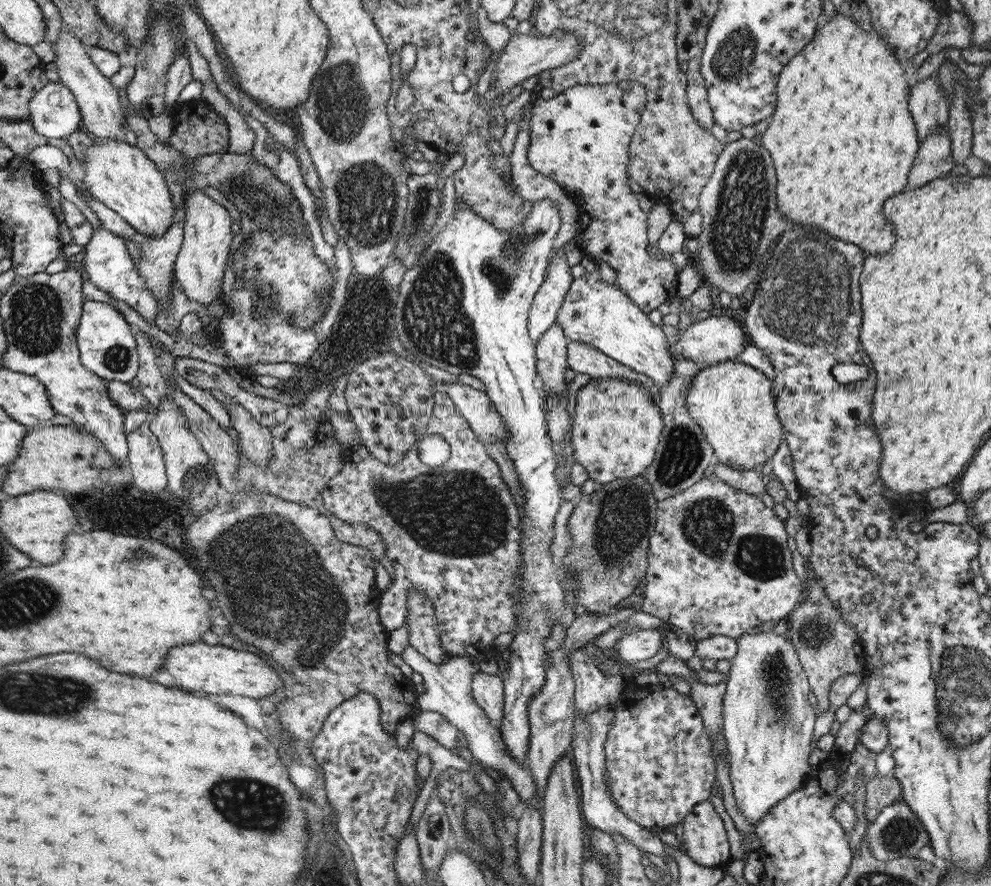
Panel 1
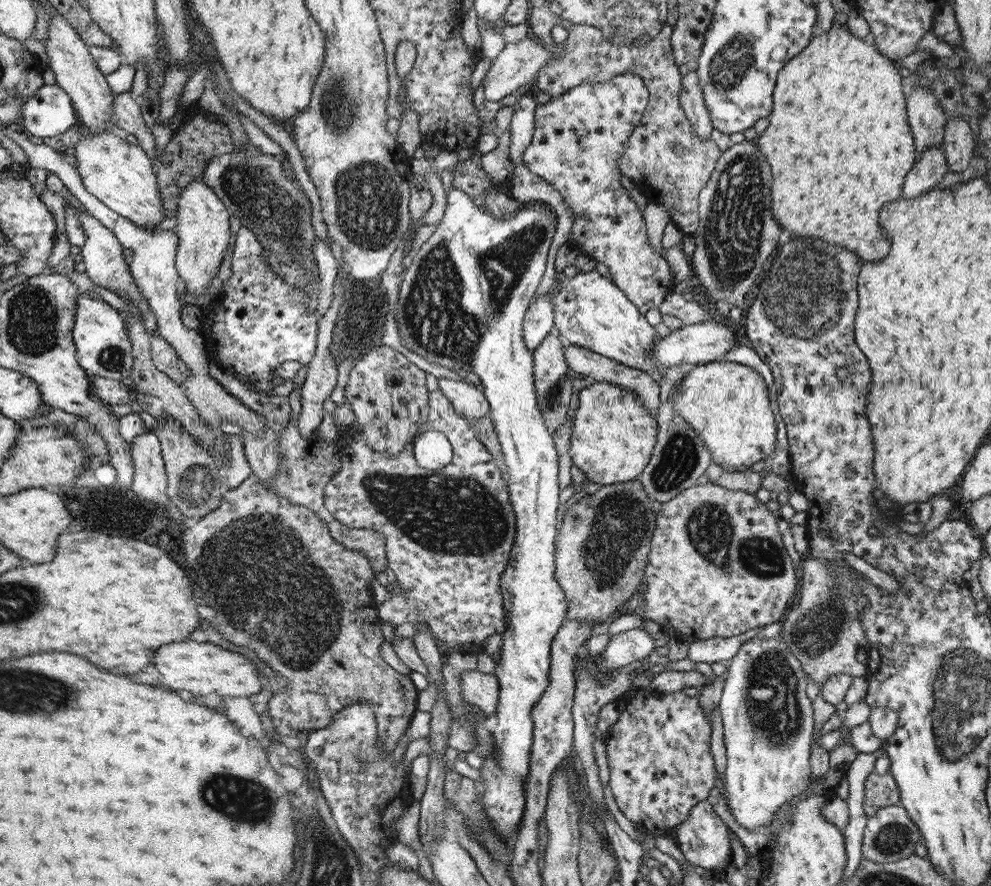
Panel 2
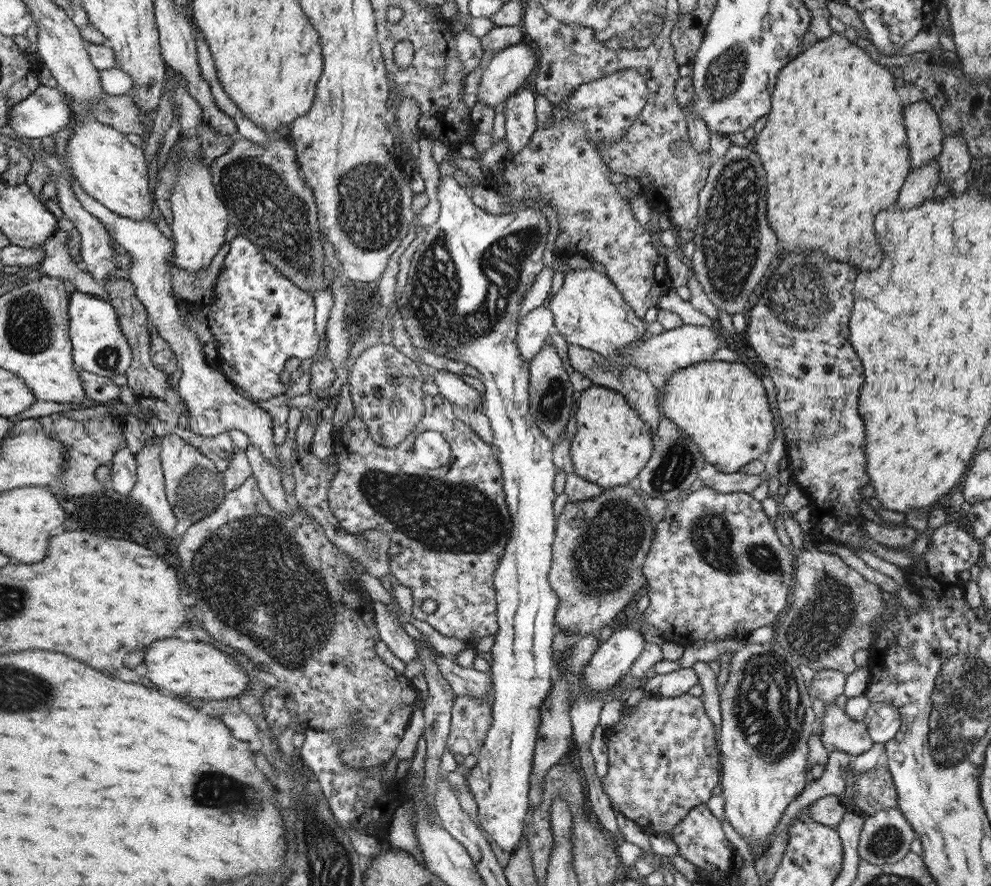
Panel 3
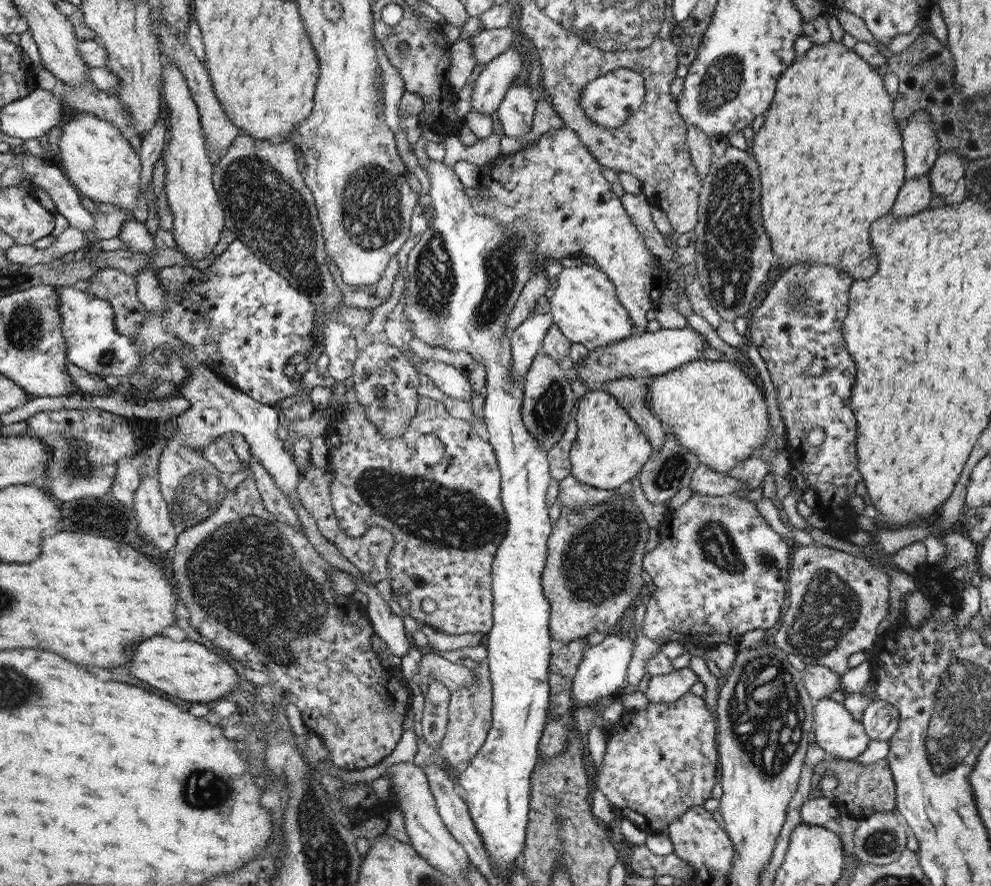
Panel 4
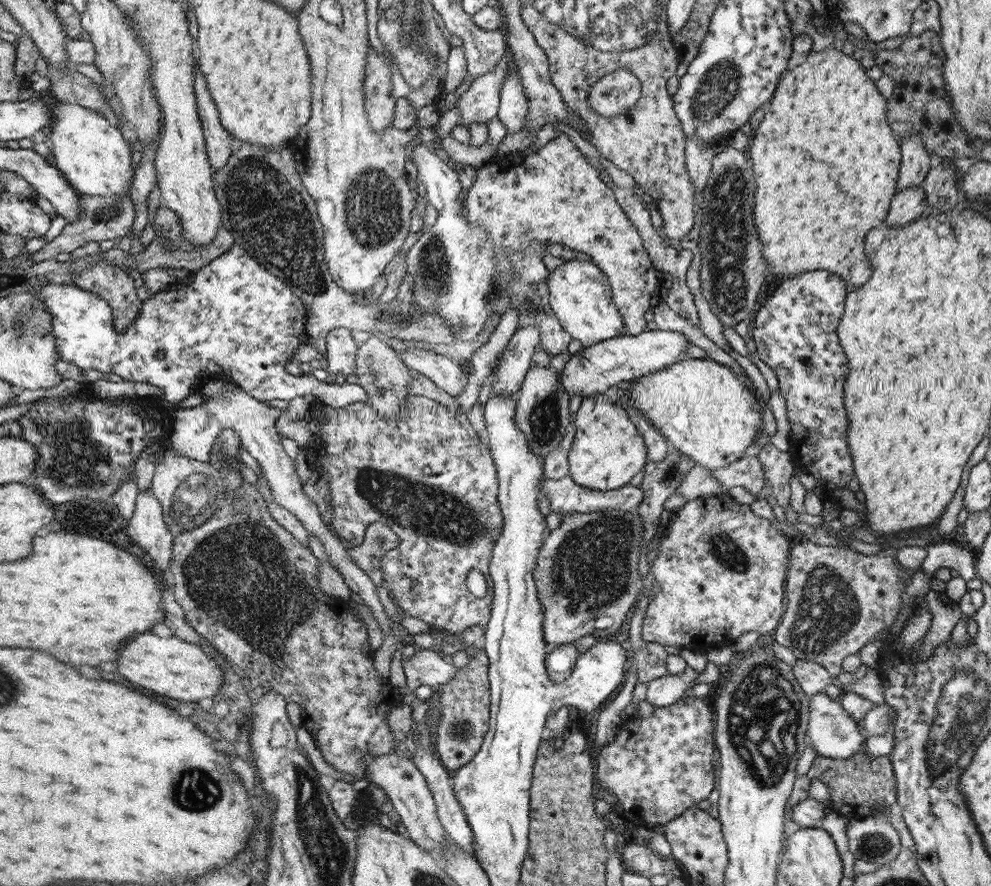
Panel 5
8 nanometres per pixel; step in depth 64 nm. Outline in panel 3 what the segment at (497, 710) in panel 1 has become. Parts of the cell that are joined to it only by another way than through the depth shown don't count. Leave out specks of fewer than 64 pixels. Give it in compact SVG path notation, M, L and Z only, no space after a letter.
M449 655L438 656L437 663L456 695L485 698L487 692L493 692L490 673L478 671L474 667L464 668L456 664Z

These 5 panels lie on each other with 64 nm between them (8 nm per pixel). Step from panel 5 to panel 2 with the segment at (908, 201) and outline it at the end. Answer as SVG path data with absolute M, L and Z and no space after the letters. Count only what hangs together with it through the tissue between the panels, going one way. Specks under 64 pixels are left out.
M943 142L939 147L928 147L908 171L900 197L909 199L923 195L934 188L947 172L949 166Z

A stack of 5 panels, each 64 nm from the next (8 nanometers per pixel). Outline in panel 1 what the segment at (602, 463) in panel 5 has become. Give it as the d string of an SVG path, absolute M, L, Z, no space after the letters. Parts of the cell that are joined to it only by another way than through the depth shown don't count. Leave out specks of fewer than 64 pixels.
M612 377L591 378L578 390L571 429L575 463L585 468L590 479L606 484L646 472L656 457L664 421L659 400L655 403L642 385Z

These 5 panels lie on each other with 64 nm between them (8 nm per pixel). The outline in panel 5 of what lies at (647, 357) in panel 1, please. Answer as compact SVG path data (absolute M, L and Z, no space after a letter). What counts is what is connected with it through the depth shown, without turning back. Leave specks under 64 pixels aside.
M572 259L550 273L550 279L546 282L549 305L572 339L588 347L625 334L624 319L613 301L608 277L594 263Z

